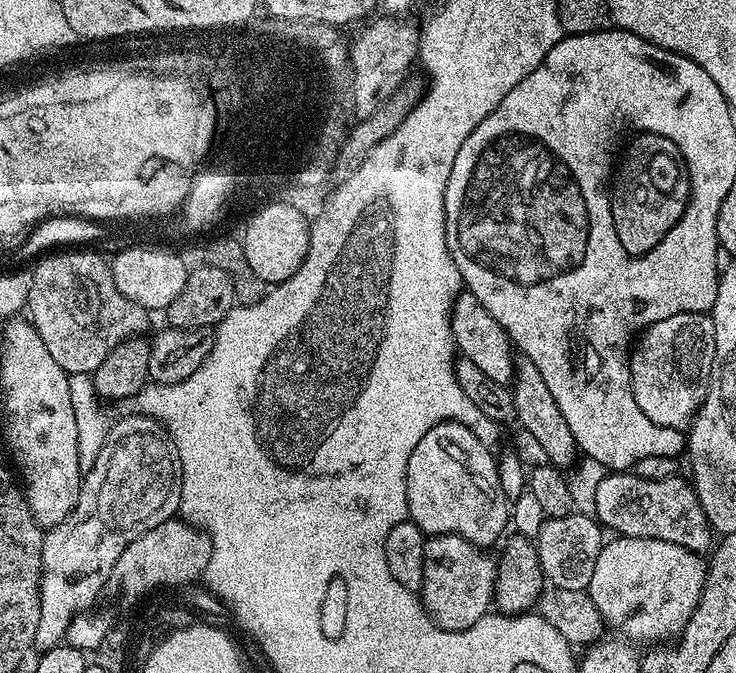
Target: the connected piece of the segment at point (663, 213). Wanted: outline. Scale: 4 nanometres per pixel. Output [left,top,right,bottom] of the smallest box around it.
[610,132,689,256]

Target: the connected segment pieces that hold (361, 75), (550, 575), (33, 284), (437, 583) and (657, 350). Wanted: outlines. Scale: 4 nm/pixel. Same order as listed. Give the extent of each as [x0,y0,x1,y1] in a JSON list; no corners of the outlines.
[[346,18,420,114],[536,512,604,590],[27,250,144,374],[418,536,497,632],[629,312,715,431]]

